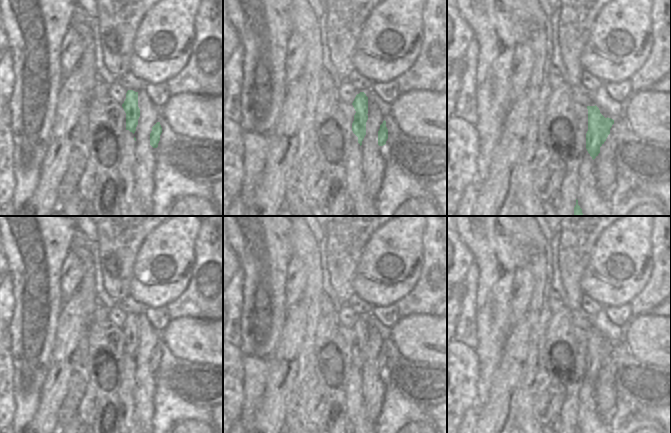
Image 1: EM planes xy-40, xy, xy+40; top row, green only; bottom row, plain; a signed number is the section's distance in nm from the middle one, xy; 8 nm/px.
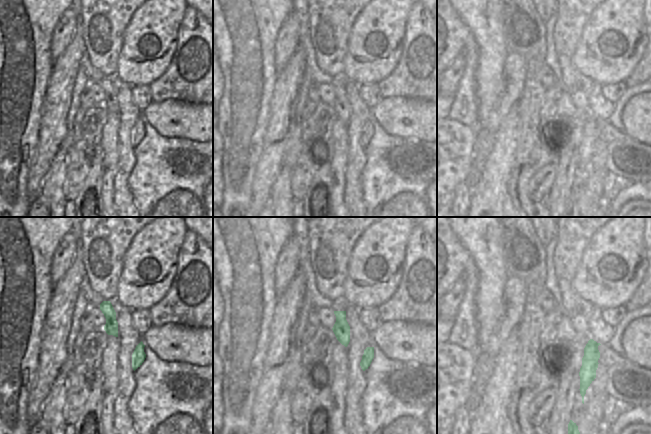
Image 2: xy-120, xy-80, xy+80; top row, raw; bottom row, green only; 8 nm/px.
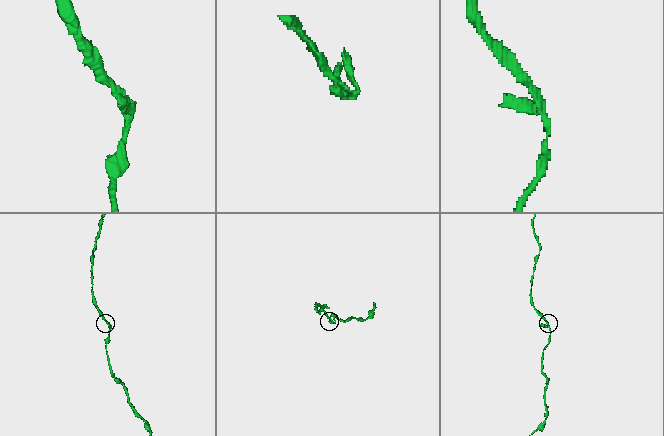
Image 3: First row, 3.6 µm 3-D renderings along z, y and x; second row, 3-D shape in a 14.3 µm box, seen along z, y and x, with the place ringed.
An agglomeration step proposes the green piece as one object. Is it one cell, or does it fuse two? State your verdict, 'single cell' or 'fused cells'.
single cell

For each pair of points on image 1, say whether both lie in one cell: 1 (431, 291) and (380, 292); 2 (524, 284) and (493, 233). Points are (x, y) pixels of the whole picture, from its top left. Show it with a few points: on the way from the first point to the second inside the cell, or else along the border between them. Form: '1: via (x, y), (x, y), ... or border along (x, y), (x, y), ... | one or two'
1: border along (420, 269), (420, 275), (414, 287), (393, 305) | two
2: border along (516, 268), (513, 274), (511, 293) | two

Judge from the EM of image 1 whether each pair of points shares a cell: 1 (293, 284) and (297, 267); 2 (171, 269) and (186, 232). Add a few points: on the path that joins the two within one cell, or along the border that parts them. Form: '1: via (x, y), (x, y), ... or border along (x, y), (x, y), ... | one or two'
1: via (296, 280), (296, 271) | one
2: via (174, 260), (174, 244), (177, 241) | one

